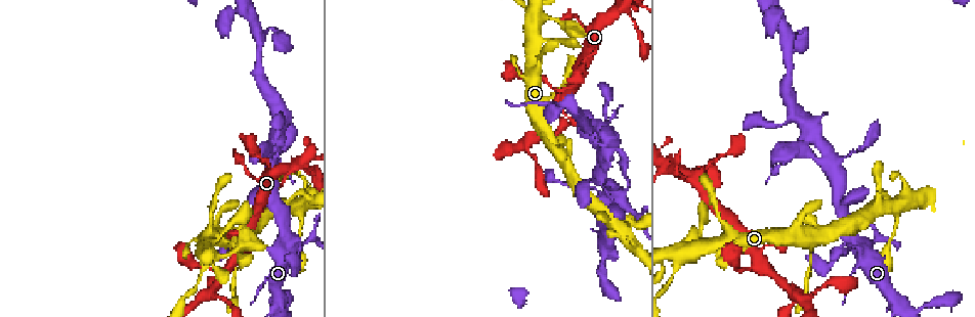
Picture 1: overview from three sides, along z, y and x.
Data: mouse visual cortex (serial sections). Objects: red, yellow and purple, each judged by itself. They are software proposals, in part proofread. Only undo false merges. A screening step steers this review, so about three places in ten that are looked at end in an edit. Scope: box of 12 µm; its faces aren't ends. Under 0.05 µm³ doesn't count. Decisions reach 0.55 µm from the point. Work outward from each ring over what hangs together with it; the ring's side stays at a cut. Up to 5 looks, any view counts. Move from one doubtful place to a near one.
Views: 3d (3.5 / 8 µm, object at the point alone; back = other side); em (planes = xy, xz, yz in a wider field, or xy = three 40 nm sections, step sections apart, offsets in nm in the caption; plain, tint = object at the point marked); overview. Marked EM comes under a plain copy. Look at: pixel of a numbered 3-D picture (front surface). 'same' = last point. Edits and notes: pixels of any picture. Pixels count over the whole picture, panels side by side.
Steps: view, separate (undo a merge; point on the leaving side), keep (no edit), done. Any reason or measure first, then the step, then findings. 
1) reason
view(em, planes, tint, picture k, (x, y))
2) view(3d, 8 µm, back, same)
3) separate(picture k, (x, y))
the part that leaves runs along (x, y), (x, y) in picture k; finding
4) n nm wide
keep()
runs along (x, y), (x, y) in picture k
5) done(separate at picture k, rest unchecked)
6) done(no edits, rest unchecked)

sharp bend
view(3d, 8 µm, picture 1, (233, 239))

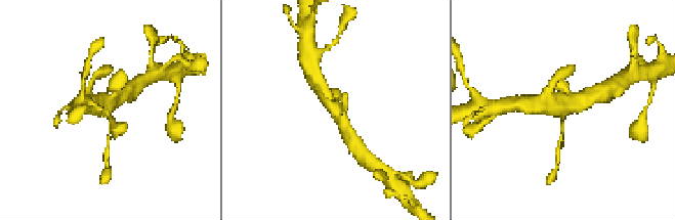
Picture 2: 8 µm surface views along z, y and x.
view(3d, 3.5 µm, picture 2, (106, 106))

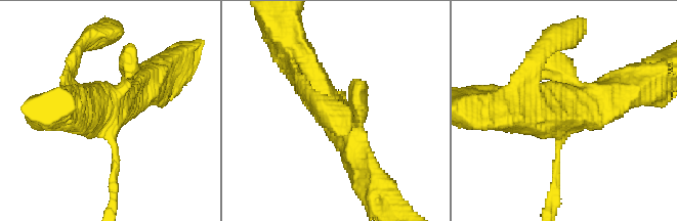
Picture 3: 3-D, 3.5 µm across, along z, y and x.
4 arms; arms of 100, 200, 400, 500 nm; need the tissue
view(em, xy, step 2, tint, picture 3, (107, 115))

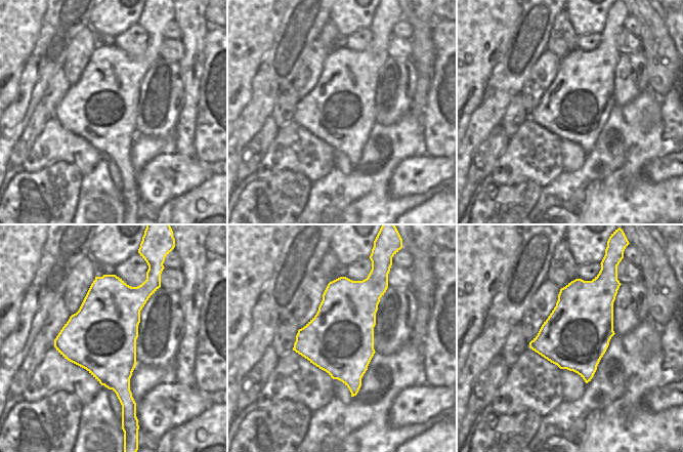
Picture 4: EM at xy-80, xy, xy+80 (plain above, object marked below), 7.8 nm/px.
keep()
runs along (297, 60), (364, 168) in picture 3; one cell here

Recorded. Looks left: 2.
three-way junction
view(3d, 3.5 µm, picture 1, (896, 214))

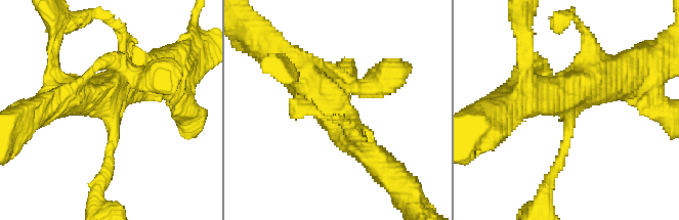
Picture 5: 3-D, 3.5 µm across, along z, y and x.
now the EM
view(em, xy, step 2, tint, picture 5, (335, 110))

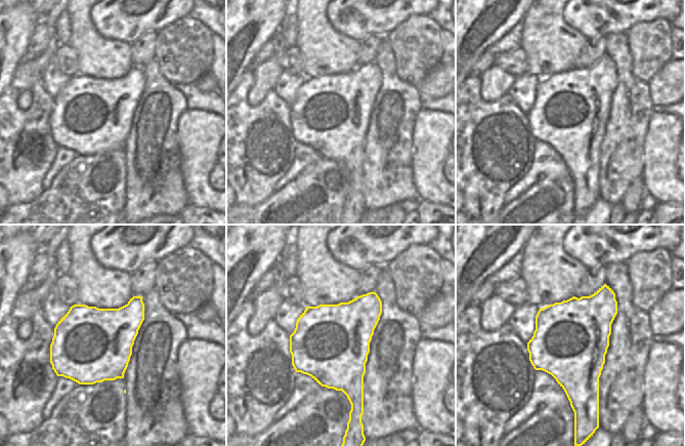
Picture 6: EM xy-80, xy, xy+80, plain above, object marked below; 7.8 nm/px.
keep()
continuous, no second cell

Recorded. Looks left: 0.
done(no edits, rest unchecked)

